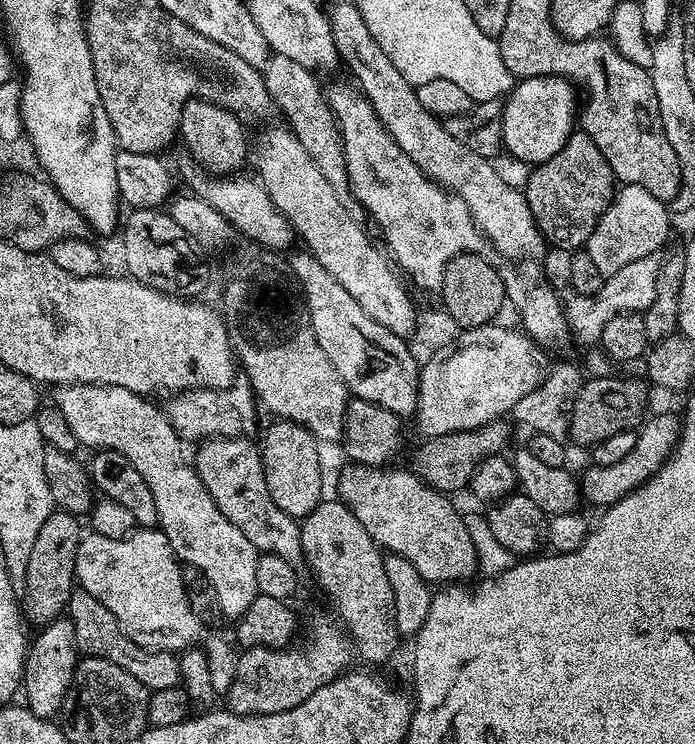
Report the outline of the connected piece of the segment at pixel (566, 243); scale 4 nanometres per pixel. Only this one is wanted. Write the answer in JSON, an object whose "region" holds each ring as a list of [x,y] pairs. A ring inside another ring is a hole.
{"region":[[[576,130],[554,158],[529,172],[528,185],[523,185],[522,191],[541,236],[564,254],[583,249],[618,188],[616,175],[610,170],[610,162],[602,158],[602,150],[585,132]]]}

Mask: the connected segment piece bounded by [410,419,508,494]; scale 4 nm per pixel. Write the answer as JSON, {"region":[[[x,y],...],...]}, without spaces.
{"region":[[[503,419],[492,420],[469,432],[455,432],[425,439],[425,444],[412,456],[411,471],[417,473],[435,492],[449,494],[459,488],[469,487],[476,465],[485,456],[494,456],[505,451],[504,447],[508,444],[508,428],[504,423]]]}

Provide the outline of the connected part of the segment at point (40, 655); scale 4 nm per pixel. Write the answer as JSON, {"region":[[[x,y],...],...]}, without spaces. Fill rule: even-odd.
{"region":[[[62,615],[54,622],[43,625],[37,632],[40,633],[33,640],[31,637],[24,654],[23,703],[40,720],[52,720],[56,715],[61,715],[76,673],[78,653],[74,622],[67,615]]]}

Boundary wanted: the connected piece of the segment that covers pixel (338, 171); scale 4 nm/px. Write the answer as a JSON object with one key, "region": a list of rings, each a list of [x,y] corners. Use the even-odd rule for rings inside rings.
{"region":[[[273,55],[263,69],[266,88],[272,96],[275,107],[280,107],[280,112],[285,116],[287,127],[302,142],[306,154],[322,170],[326,182],[338,190],[348,188],[348,171],[344,157],[344,143],[340,137],[340,126],[336,123],[336,116],[332,107],[328,105],[325,89],[320,89],[320,84],[315,80],[313,69],[294,62],[294,58]]]}

